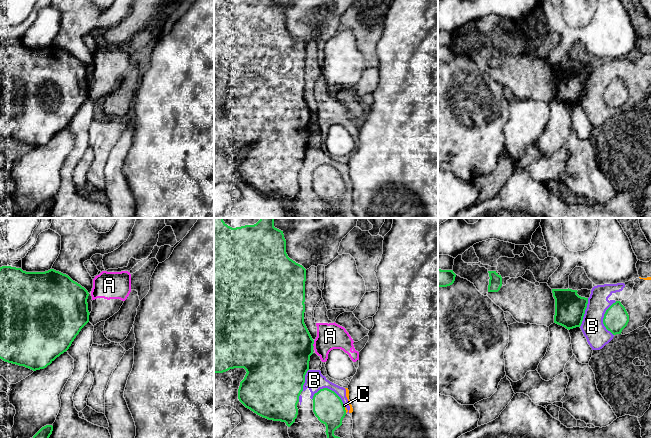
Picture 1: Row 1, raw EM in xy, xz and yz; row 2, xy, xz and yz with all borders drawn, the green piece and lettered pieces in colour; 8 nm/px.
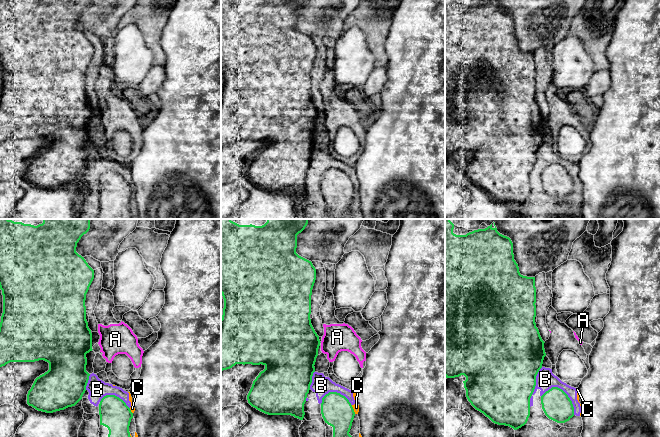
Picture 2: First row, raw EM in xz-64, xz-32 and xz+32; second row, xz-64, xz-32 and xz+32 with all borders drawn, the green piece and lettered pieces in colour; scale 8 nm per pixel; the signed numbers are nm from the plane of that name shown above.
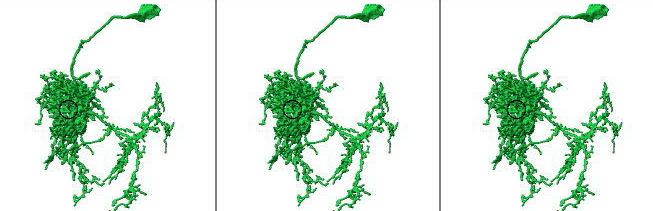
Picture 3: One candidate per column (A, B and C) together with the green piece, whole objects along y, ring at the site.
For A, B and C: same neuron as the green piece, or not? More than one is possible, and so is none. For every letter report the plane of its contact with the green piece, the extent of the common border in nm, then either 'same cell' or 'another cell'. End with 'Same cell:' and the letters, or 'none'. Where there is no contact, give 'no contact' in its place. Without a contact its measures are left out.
A: meets green in xz; contact 60 nm long; another cell
B: meets green in xz; contact 280 nm long; another cell
C: meets green in xz; contact 70 nm long; another cell
Same cell: none

